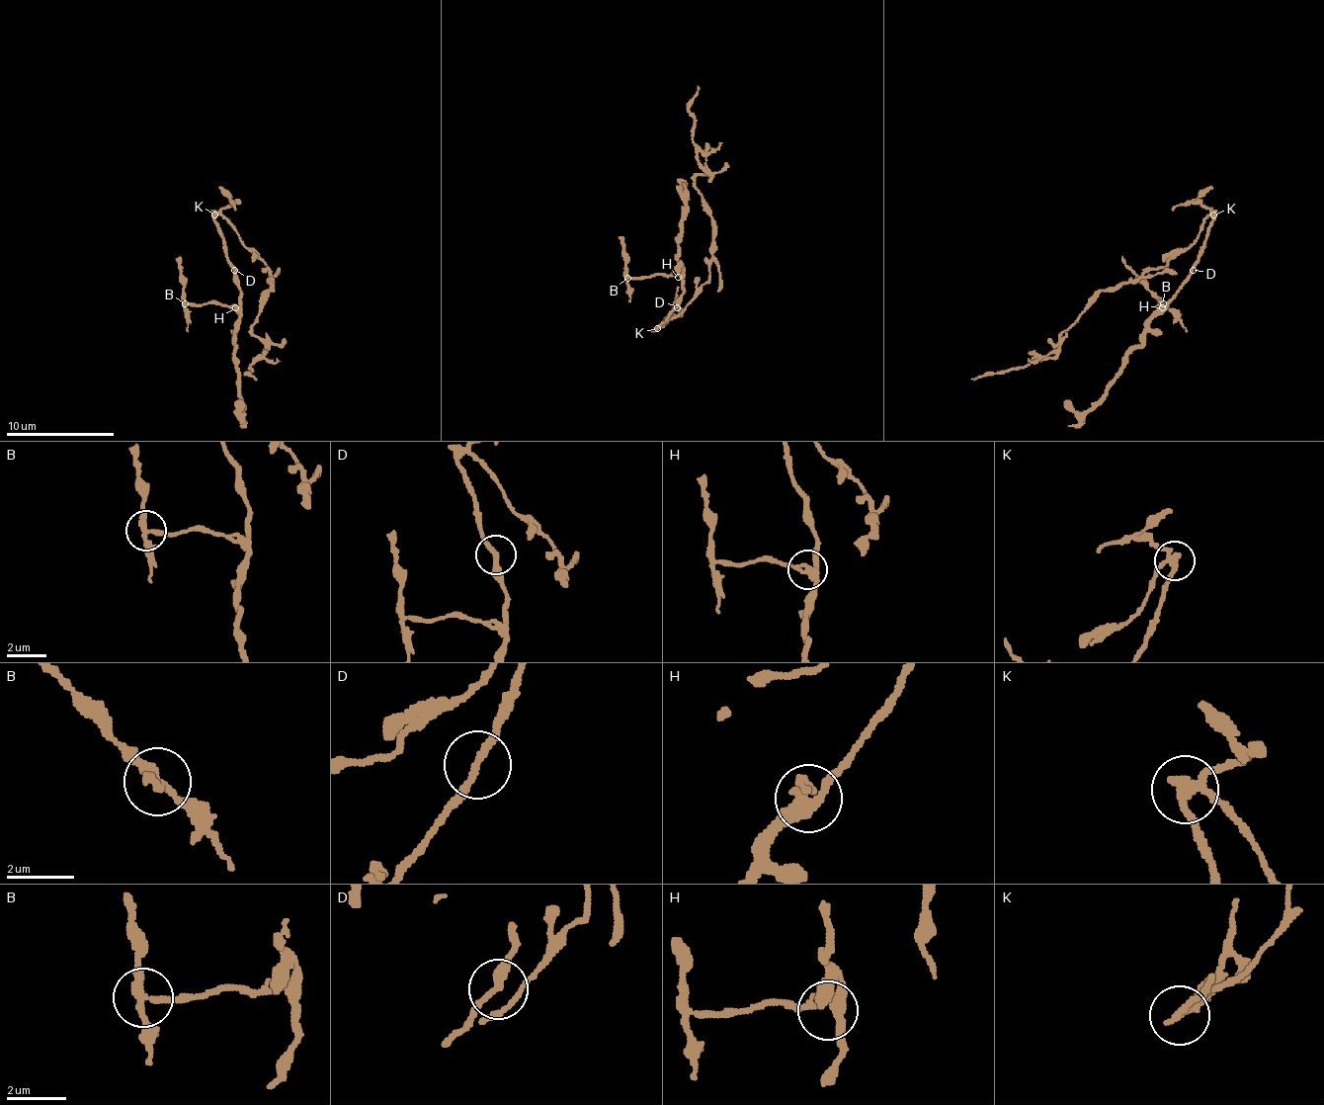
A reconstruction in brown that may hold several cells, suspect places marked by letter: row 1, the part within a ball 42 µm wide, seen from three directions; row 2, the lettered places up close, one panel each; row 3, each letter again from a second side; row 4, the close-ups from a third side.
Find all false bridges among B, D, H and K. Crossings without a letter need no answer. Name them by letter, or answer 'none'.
B, K

